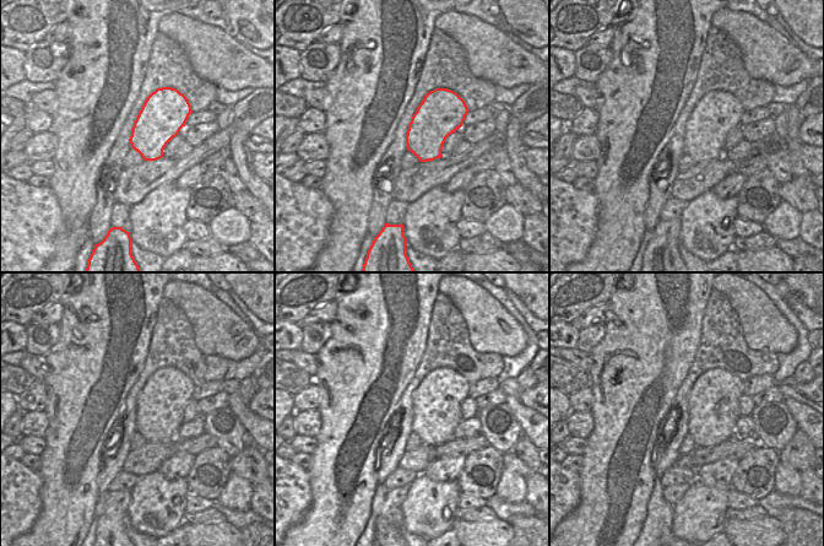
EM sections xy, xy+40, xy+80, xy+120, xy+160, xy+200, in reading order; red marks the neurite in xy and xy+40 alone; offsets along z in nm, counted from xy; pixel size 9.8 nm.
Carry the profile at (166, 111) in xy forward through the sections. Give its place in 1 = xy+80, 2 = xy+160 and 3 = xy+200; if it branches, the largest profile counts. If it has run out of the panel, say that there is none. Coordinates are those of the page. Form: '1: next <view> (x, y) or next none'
1: next xy+80 (716, 113)
2: next xy+160 (437, 401)
3: next xy+200 (714, 400)

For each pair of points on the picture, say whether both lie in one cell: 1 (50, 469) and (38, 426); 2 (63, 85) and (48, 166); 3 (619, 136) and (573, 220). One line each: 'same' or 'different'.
1: different
2: different
3: different

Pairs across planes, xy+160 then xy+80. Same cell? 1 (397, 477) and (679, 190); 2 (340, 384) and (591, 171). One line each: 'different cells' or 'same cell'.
1: different cells
2: different cells

